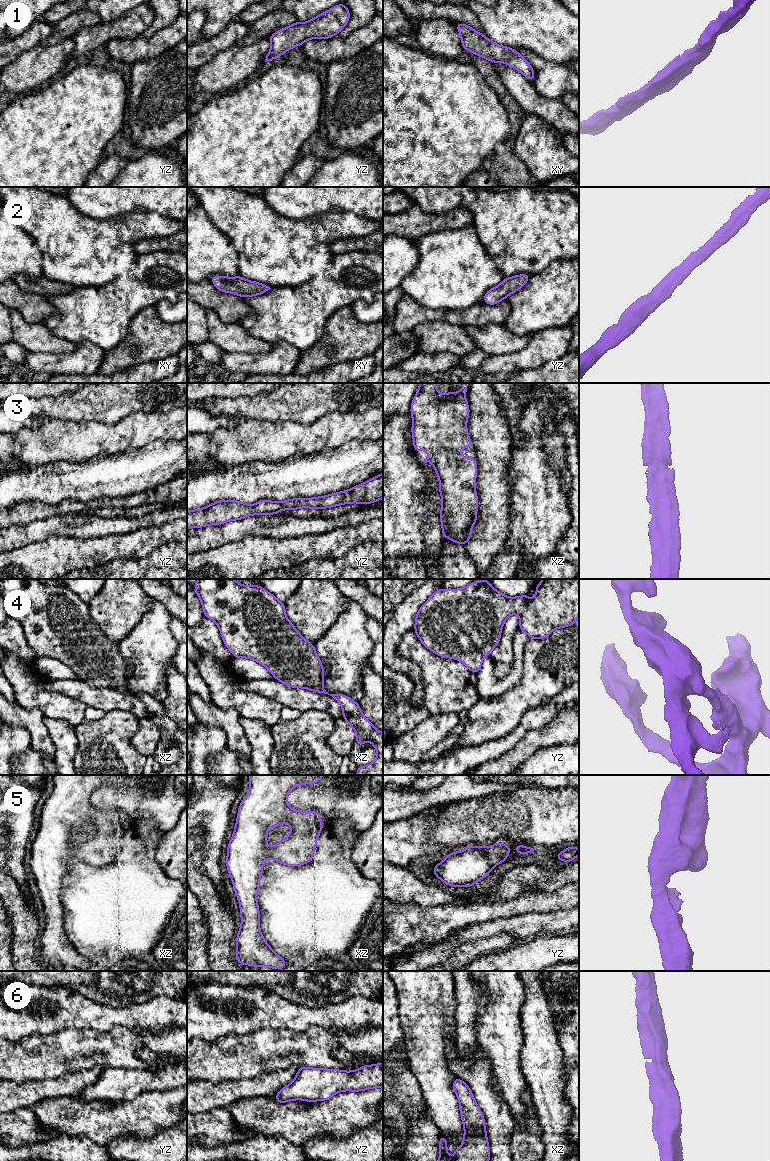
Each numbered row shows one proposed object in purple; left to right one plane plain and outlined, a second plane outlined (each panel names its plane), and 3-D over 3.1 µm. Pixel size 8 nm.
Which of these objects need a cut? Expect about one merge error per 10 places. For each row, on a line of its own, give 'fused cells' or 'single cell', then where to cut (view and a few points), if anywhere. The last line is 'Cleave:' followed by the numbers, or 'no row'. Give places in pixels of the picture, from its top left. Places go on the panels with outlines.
1: single cell; no cut
2: single cell; no cut
3: single cell; no cut
4: single cell; no cut
5: single cell; no cut
6: single cell; no cut
Cleave: no row

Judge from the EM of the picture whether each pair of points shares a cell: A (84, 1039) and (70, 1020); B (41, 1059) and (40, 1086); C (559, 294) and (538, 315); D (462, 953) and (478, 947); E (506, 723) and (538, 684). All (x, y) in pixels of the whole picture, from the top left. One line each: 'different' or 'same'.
A: different
B: different
C: same
D: same
E: same

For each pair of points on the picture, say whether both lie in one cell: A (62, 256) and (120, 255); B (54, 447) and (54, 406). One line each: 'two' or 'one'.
A: one
B: two

